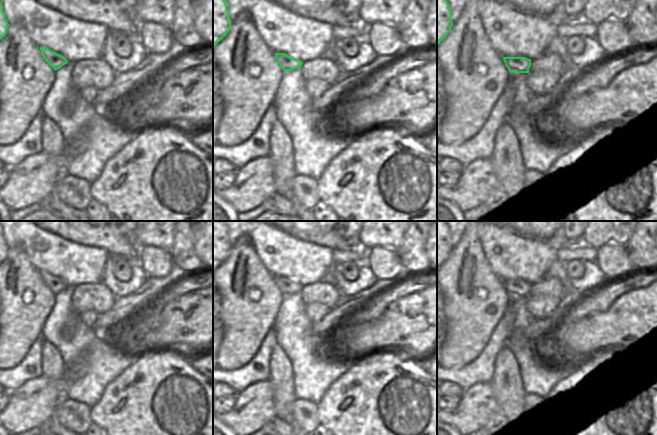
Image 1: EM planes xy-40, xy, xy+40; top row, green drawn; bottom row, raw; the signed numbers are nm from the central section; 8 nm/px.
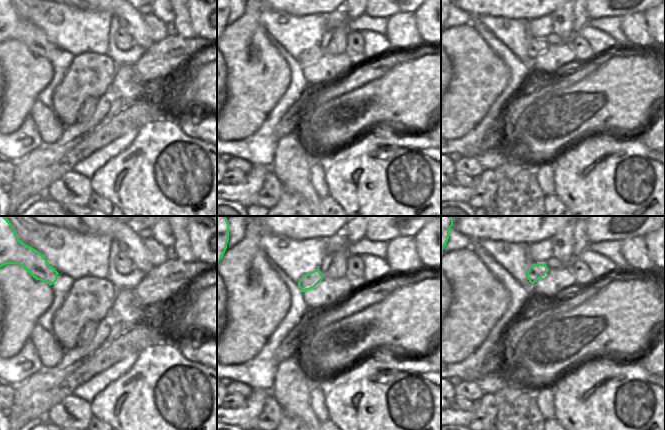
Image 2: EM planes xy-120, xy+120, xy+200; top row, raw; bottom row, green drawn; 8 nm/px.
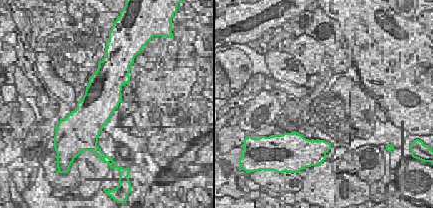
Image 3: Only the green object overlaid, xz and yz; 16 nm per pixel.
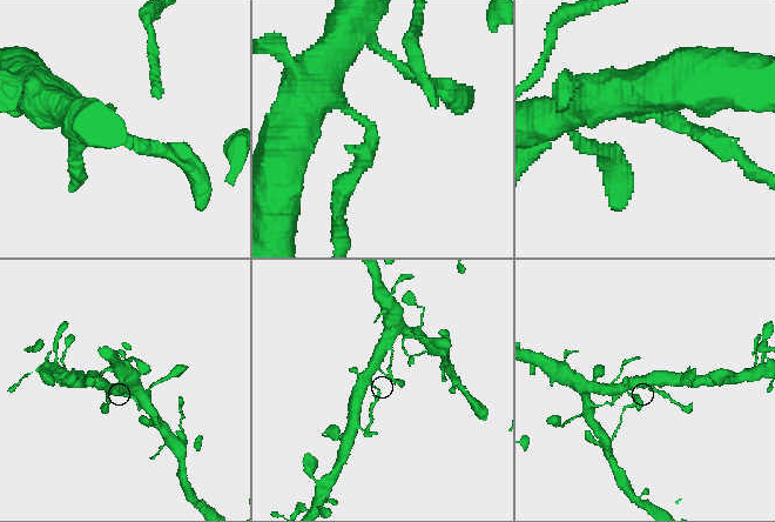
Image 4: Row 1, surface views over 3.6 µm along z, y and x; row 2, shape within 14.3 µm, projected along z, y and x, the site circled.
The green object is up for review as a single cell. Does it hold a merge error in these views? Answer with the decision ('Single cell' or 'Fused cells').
Fused cells

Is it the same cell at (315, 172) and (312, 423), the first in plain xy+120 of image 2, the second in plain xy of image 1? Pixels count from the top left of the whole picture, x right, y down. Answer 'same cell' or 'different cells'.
same cell

